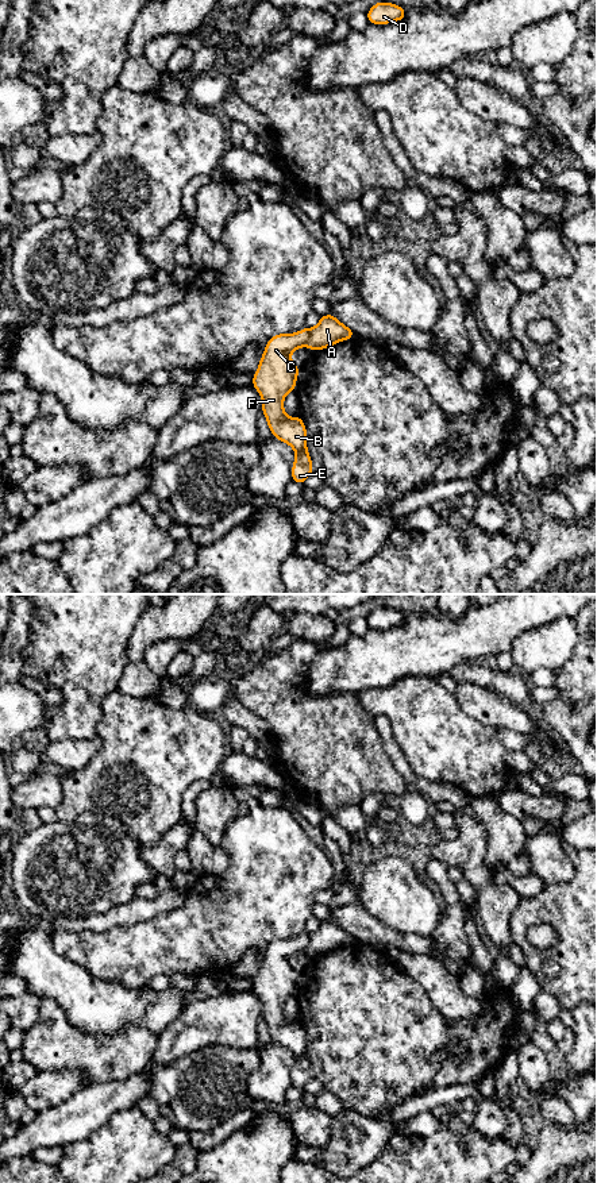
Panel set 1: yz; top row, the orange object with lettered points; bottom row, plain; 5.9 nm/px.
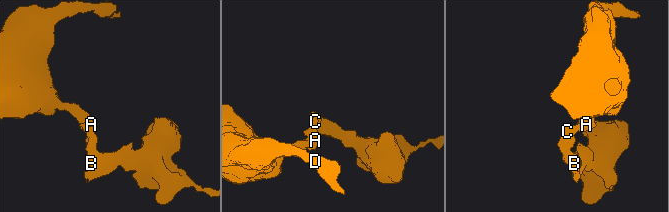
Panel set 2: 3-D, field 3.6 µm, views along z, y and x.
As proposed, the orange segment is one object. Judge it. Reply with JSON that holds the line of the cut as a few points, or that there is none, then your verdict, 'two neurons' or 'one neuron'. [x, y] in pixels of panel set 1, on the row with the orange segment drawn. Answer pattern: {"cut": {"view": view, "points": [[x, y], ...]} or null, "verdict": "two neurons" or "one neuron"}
{"cut": {"view": "yz", "points": [[309, 328], [307, 345]]}, "verdict": "two neurons"}

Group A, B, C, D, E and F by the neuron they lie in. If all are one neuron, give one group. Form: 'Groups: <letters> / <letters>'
Groups: A D / B C E F

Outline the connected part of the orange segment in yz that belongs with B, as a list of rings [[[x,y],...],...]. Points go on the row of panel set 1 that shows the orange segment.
[[[304,327],[296,334],[278,334],[270,338],[251,382],[261,394],[262,412],[273,436],[294,450],[292,481],[303,485],[313,473],[307,448],[307,428],[300,416],[285,415],[284,398],[296,389],[300,371],[292,362],[290,354],[308,346],[308,335],[309,328]]]

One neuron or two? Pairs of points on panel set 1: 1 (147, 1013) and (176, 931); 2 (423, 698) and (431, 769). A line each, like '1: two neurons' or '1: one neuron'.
1: two neurons
2: one neuron

